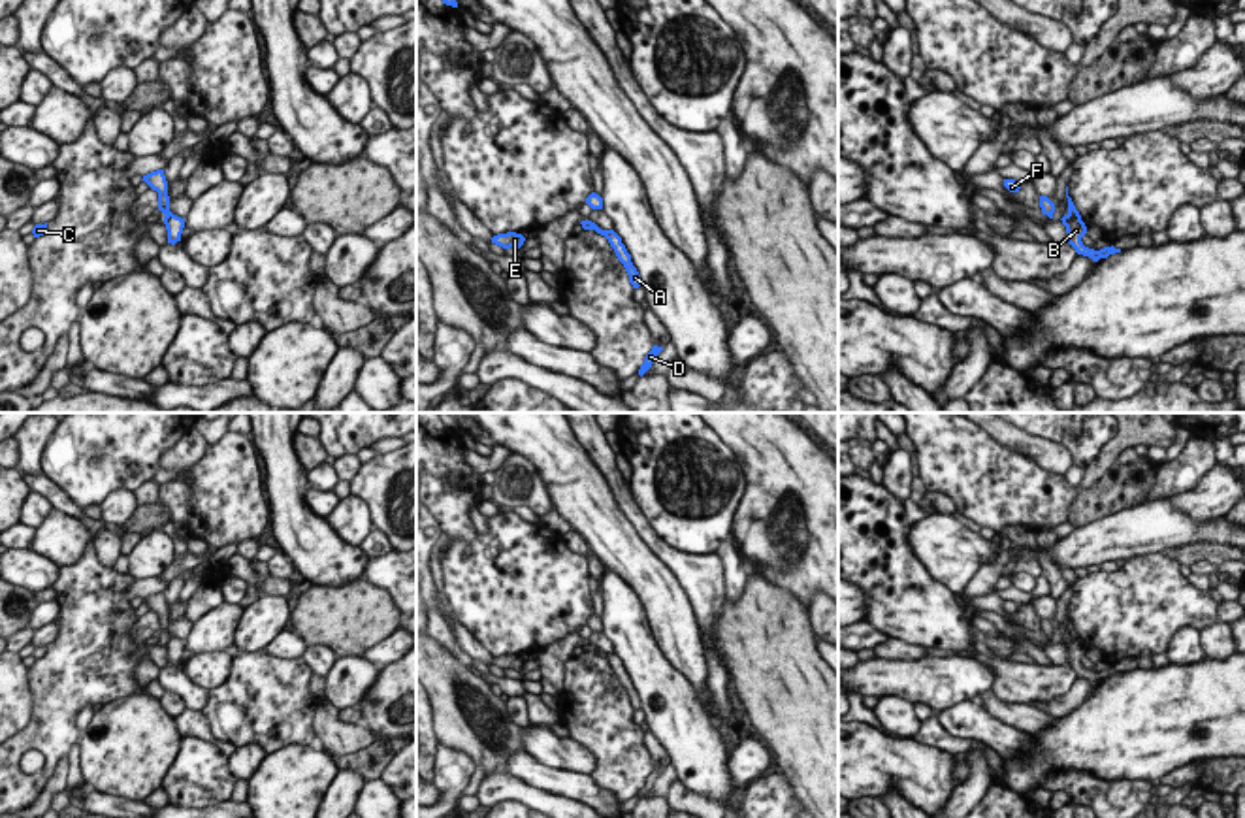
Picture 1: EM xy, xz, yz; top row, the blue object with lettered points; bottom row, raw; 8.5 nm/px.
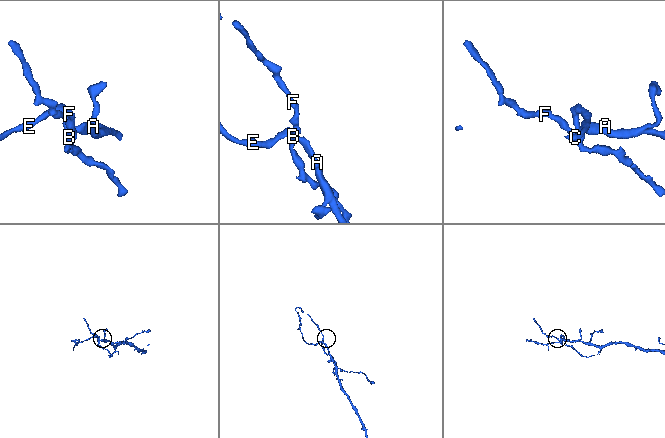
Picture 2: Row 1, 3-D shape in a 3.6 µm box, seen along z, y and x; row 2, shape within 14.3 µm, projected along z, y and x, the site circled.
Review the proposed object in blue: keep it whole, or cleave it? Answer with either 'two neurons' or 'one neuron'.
one neuron

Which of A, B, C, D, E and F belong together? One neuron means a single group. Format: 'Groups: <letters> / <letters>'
Groups: A B C D E F.

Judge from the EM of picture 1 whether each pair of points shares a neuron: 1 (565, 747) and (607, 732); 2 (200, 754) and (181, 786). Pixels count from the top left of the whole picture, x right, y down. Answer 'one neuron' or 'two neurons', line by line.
1: two neurons
2: one neuron

